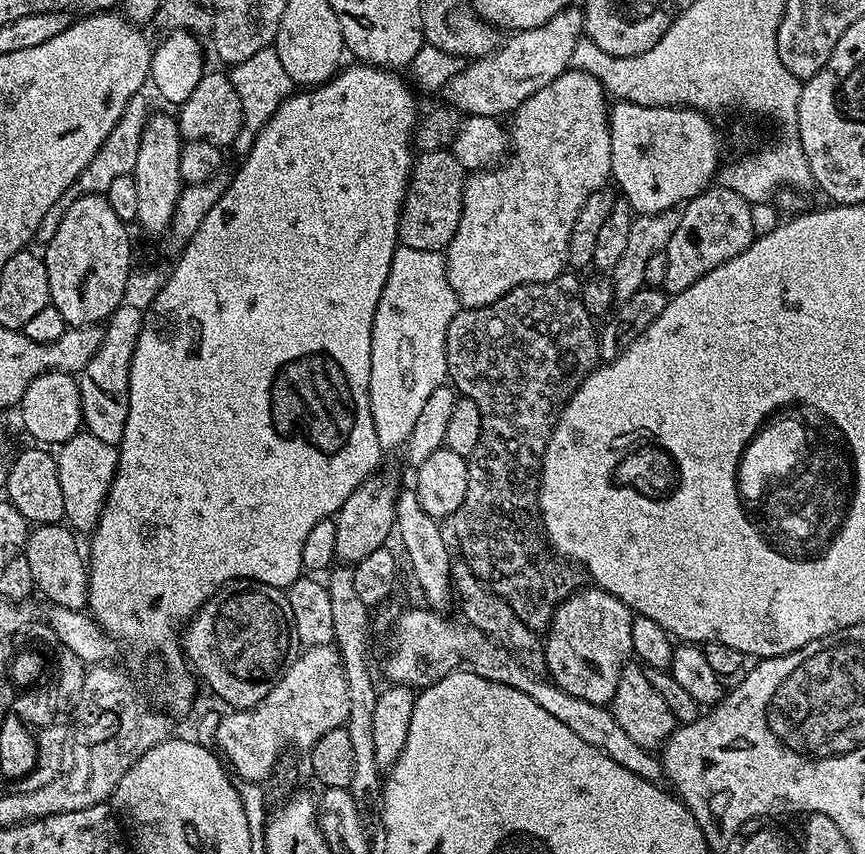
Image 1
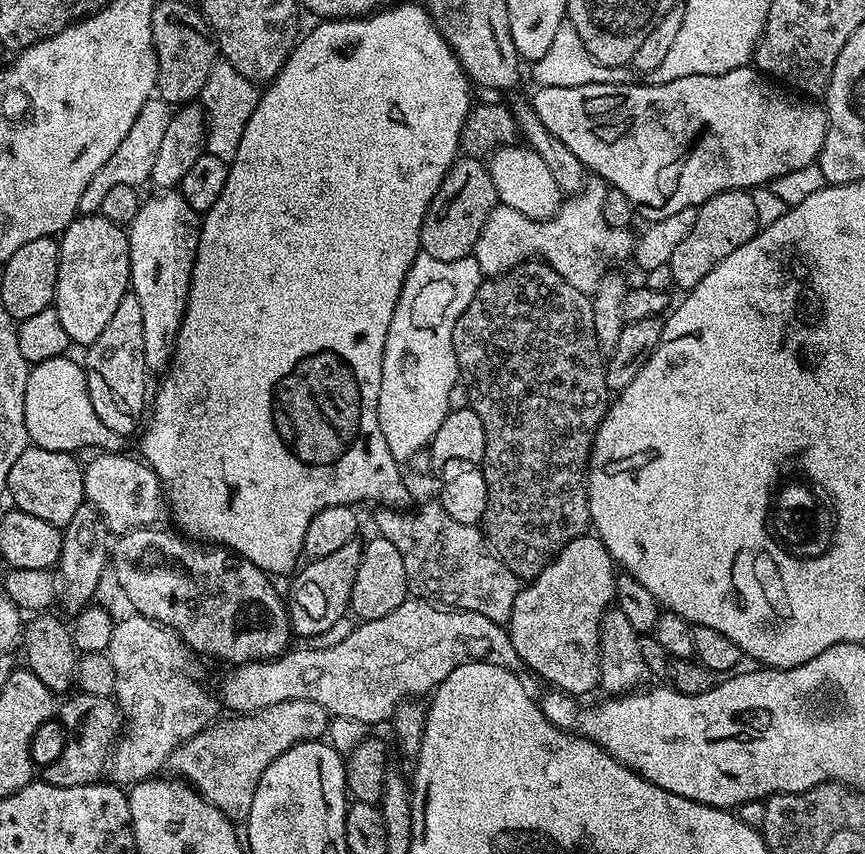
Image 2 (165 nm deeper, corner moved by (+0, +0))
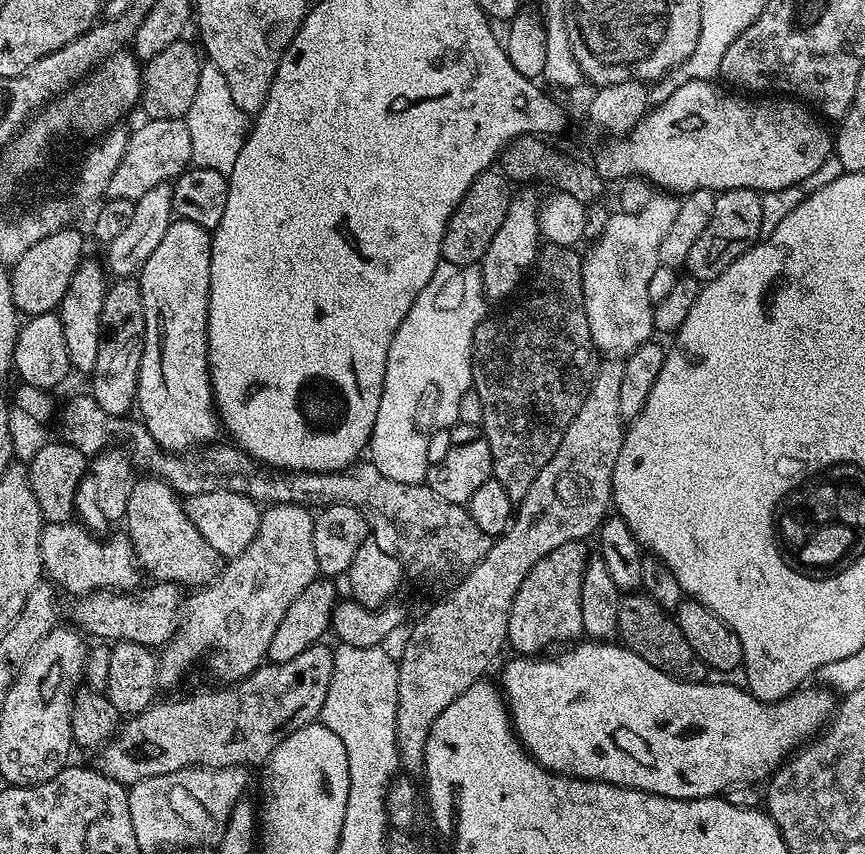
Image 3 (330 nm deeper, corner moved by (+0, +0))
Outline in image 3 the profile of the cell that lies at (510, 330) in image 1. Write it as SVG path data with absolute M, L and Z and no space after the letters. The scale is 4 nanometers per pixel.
M545 243L531 273L532 281L531 276L527 281L532 292L510 305L504 316L489 315L474 330L472 388L482 400L481 425L484 437L490 442L493 477L506 486L506 494L510 494L513 502L523 498L534 478L538 478L538 470L554 458L566 426L574 422L578 410L582 410L582 402L586 402L588 387L596 373L598 349L586 318L583 269L581 253L575 247Z

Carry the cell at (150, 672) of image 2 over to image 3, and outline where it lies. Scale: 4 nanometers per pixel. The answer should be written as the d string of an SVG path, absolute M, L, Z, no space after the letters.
M273 504L265 507L260 513L260 525L258 526L258 534L254 534L254 542L250 542L250 546L246 546L246 550L242 550L242 554L231 557L223 565L222 571L211 584L201 587L192 597L187 597L186 603L183 605L183 616L180 621L180 627L177 628L176 633L171 640L164 645L162 651L159 653L158 659L160 661L160 684L176 684L188 672L188 667L191 666L195 660L203 658L207 652L216 652L216 657L213 658L212 664L216 667L216 672L220 676L225 676L225 681L235 682L244 679L245 676L251 676L257 668L265 663L268 651L270 650L270 642L274 639L274 630L278 630L278 622L282 622L282 614L286 614L286 610L290 610L290 606L294 603L294 598L298 598L298 594L302 594L302 590L306 590L306 586L310 586L318 579L316 570L316 559L314 558L314 516L309 509L302 504Z

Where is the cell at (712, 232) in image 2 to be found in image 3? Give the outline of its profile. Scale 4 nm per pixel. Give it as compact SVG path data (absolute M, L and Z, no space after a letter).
M735 188L717 195L714 218L710 218L710 226L702 230L702 238L698 238L698 242L694 242L694 247L690 249L686 265L687 275L701 282L718 278L718 274L722 274L722 270L726 270L730 262L734 262L747 248L751 248L761 239L760 197L761 193L754 191L753 188Z

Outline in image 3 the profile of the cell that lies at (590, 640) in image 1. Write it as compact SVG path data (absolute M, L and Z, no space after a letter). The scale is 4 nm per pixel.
M581 541L566 542L558 550L550 550L542 562L526 574L522 586L510 610L507 643L517 648L520 654L540 654L551 644L564 646L581 639L582 626L582 580L590 559L590 552Z

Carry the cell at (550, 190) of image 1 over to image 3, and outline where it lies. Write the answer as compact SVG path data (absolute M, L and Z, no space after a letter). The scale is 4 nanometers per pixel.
M672 194L653 195L652 205L639 214L613 211L605 232L582 256L584 269L584 305L597 349L612 358L627 358L638 346L653 339L652 309L649 295L650 278L658 270L660 247L666 230L678 214L680 200Z

